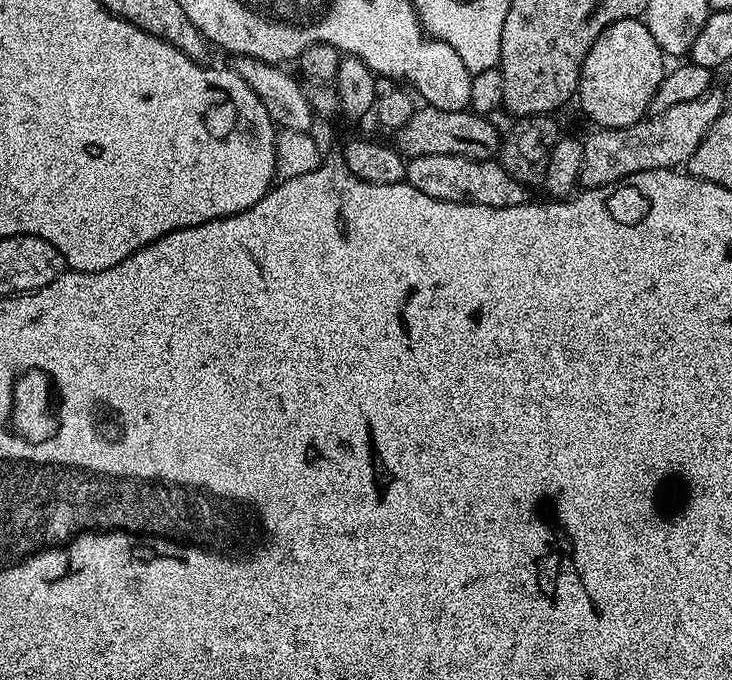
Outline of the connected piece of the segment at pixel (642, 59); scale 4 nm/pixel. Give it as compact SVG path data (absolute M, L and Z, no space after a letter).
M643 19L615 20L610 26L606 26L606 30L602 30L602 34L598 34L594 46L590 46L586 54L586 62L582 62L578 89L581 110L593 120L593 125L602 128L625 128L637 124L639 120L645 119L646 113L651 109L654 94L664 81L664 63L664 52L658 46L658 42L654 42L654 34L650 34Z

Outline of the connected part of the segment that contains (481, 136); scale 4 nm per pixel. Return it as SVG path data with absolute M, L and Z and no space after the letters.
M420 106L415 109L406 126L395 129L394 144L405 157L426 154L454 154L471 160L491 160L500 151L502 132L499 132L487 115L471 110L442 110Z

